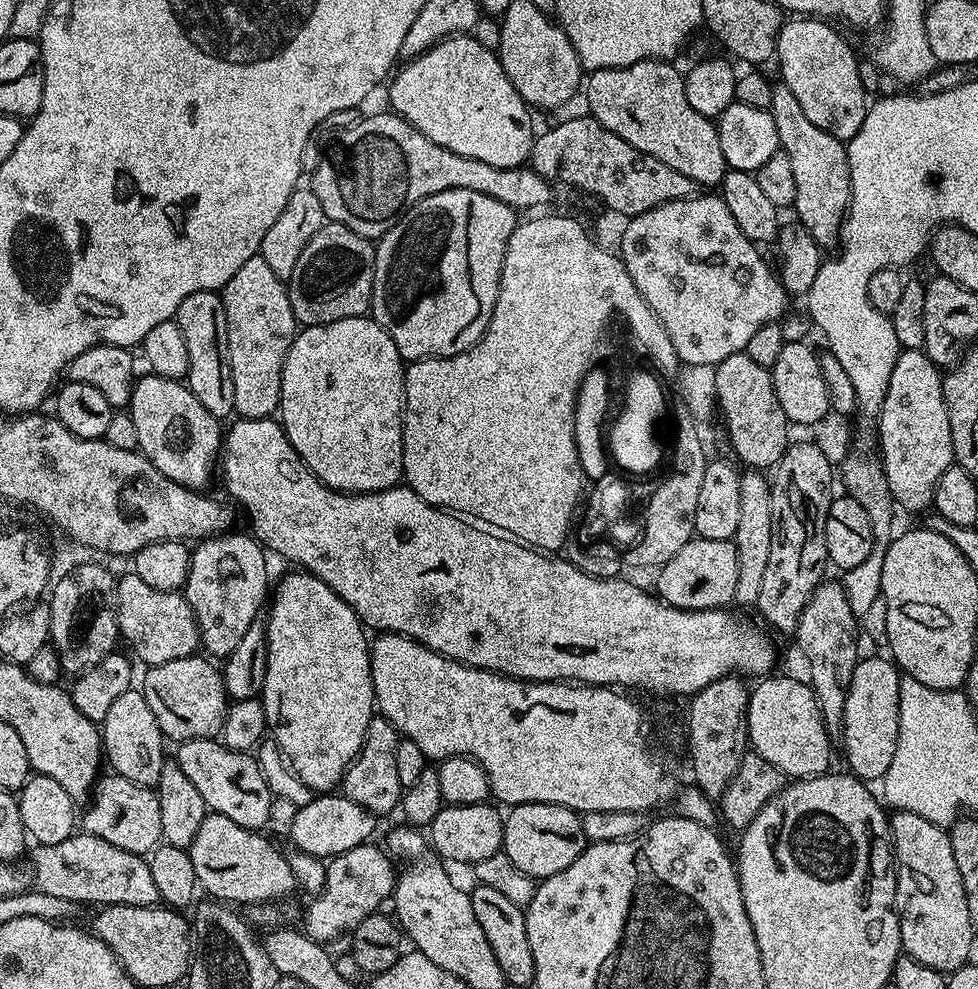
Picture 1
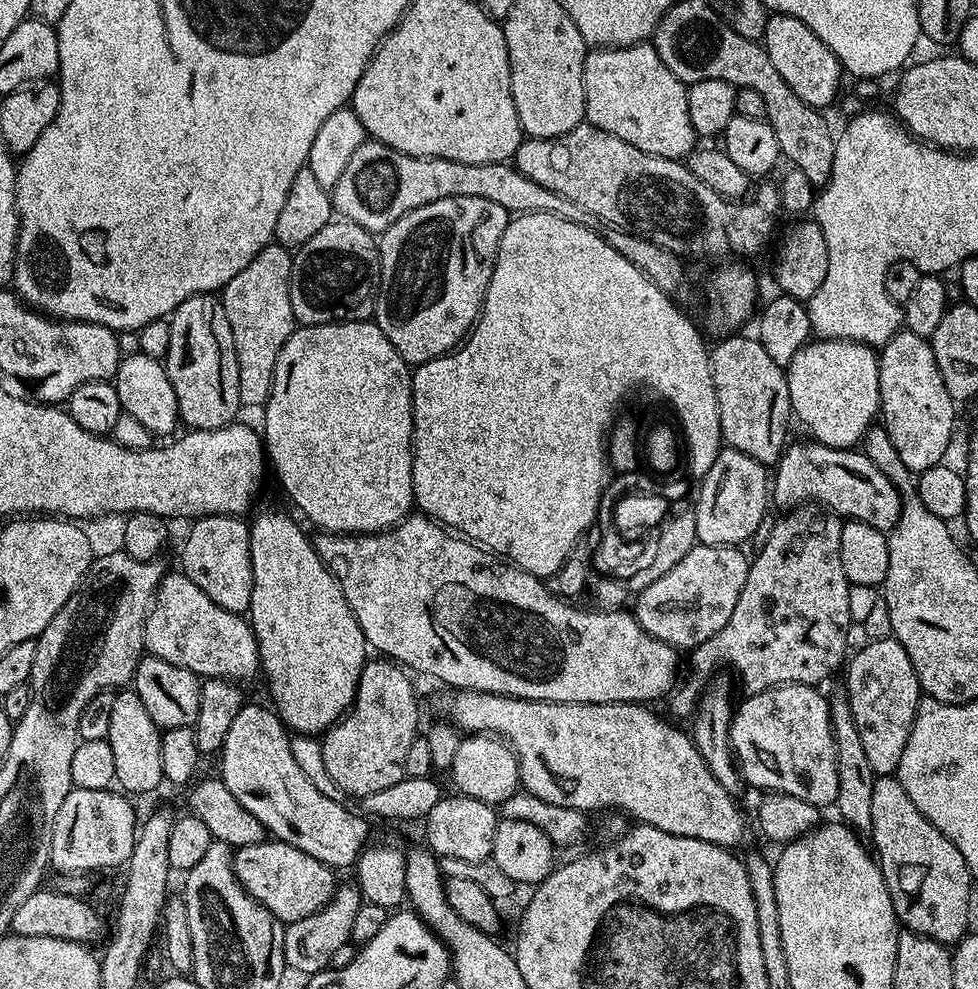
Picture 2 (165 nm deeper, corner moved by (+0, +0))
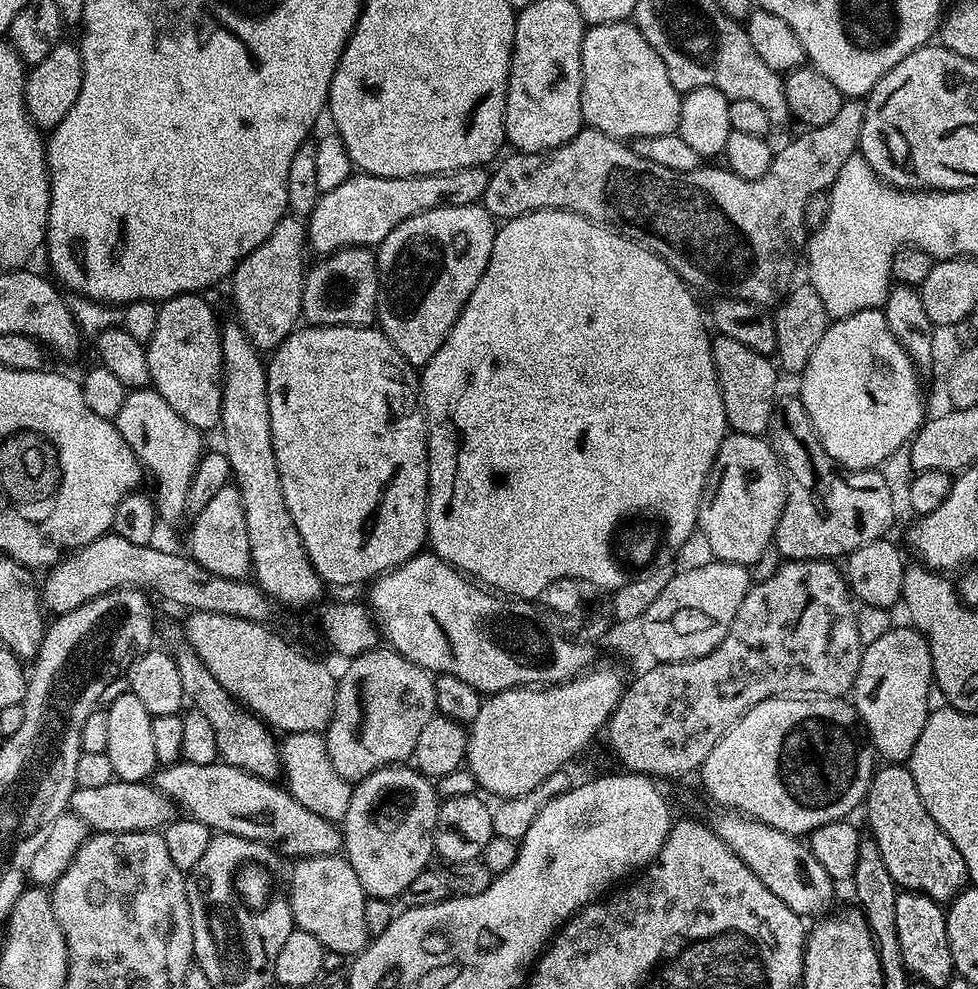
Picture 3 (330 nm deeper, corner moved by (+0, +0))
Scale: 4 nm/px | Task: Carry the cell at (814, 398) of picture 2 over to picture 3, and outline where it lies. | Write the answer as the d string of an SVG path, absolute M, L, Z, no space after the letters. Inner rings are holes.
M871 308L829 323L799 377L798 395L806 414L810 414L810 422L814 422L814 430L820 436L826 454L830 454L836 464L850 470L876 470L883 460L890 459L900 447L901 451L911 441L926 419L919 375L921 373L898 338L890 334L883 311Z

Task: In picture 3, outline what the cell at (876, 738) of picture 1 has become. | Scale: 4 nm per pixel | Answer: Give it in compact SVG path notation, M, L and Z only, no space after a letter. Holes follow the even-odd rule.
M911 626L905 628L888 628L881 636L876 636L872 641L863 645L860 653L860 665L858 666L858 674L856 681L852 684L850 693L851 703L856 705L856 713L860 716L860 723L874 749L877 757L885 756L885 761L888 762L904 762L911 756L914 750L914 742L918 742L918 734L922 734L922 726L926 726L928 721L928 713L930 711L930 703L928 704L928 695L934 692L934 681L932 678L932 659L930 658L930 646L926 642L926 638L918 629Z

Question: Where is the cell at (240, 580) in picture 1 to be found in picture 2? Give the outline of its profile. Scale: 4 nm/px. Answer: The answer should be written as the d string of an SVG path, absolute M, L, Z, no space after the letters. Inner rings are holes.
M202 516L188 532L184 540L184 549L180 552L180 564L184 575L210 598L218 602L222 610L247 613L250 606L250 594L254 590L254 574L250 558L247 519L238 516Z

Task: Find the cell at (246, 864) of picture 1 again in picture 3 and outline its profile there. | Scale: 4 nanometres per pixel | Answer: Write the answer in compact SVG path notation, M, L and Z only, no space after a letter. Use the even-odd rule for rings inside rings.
M343 855L305 856L292 868L292 922L296 928L314 934L326 950L351 958L368 945L366 897L354 866Z

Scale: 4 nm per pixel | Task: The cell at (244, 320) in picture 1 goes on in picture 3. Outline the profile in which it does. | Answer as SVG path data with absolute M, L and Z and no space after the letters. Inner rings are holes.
M286 214L278 226L270 230L266 242L255 248L230 277L232 304L236 307L235 319L261 353L271 353L294 331L301 319L300 307L306 275L304 252L307 243L305 221L299 216Z

